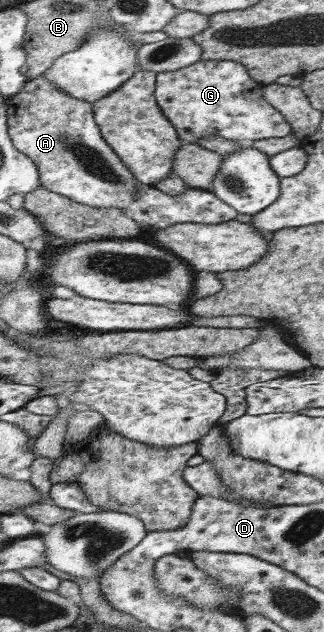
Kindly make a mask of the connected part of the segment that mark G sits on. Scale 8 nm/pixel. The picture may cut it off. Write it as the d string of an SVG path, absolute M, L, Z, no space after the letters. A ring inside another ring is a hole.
M200 60L176 70L155 73L155 101L159 109L175 127L176 134L188 143L204 137L222 137L226 140L246 143L263 138L280 138L291 134L286 119L263 98L263 84L252 80L246 67L235 60Z

